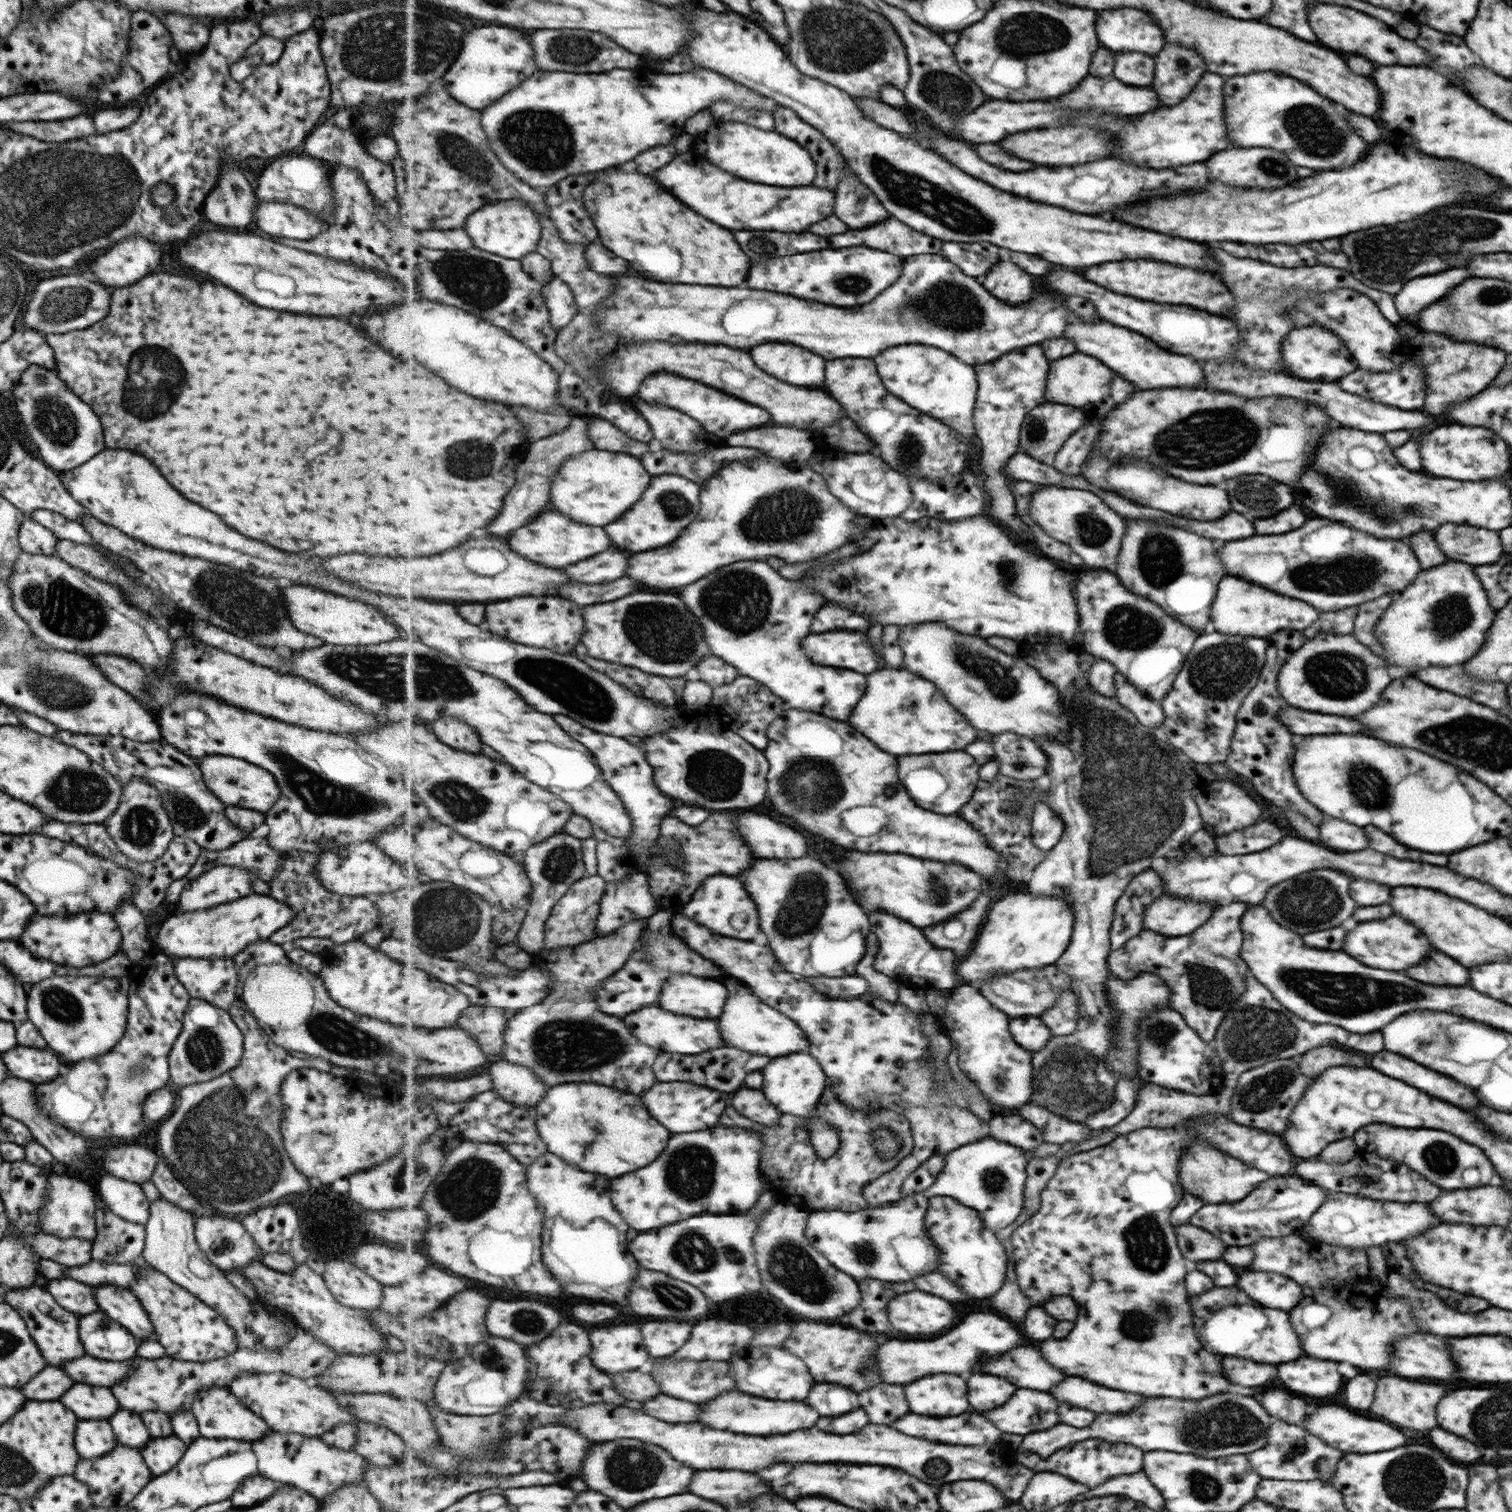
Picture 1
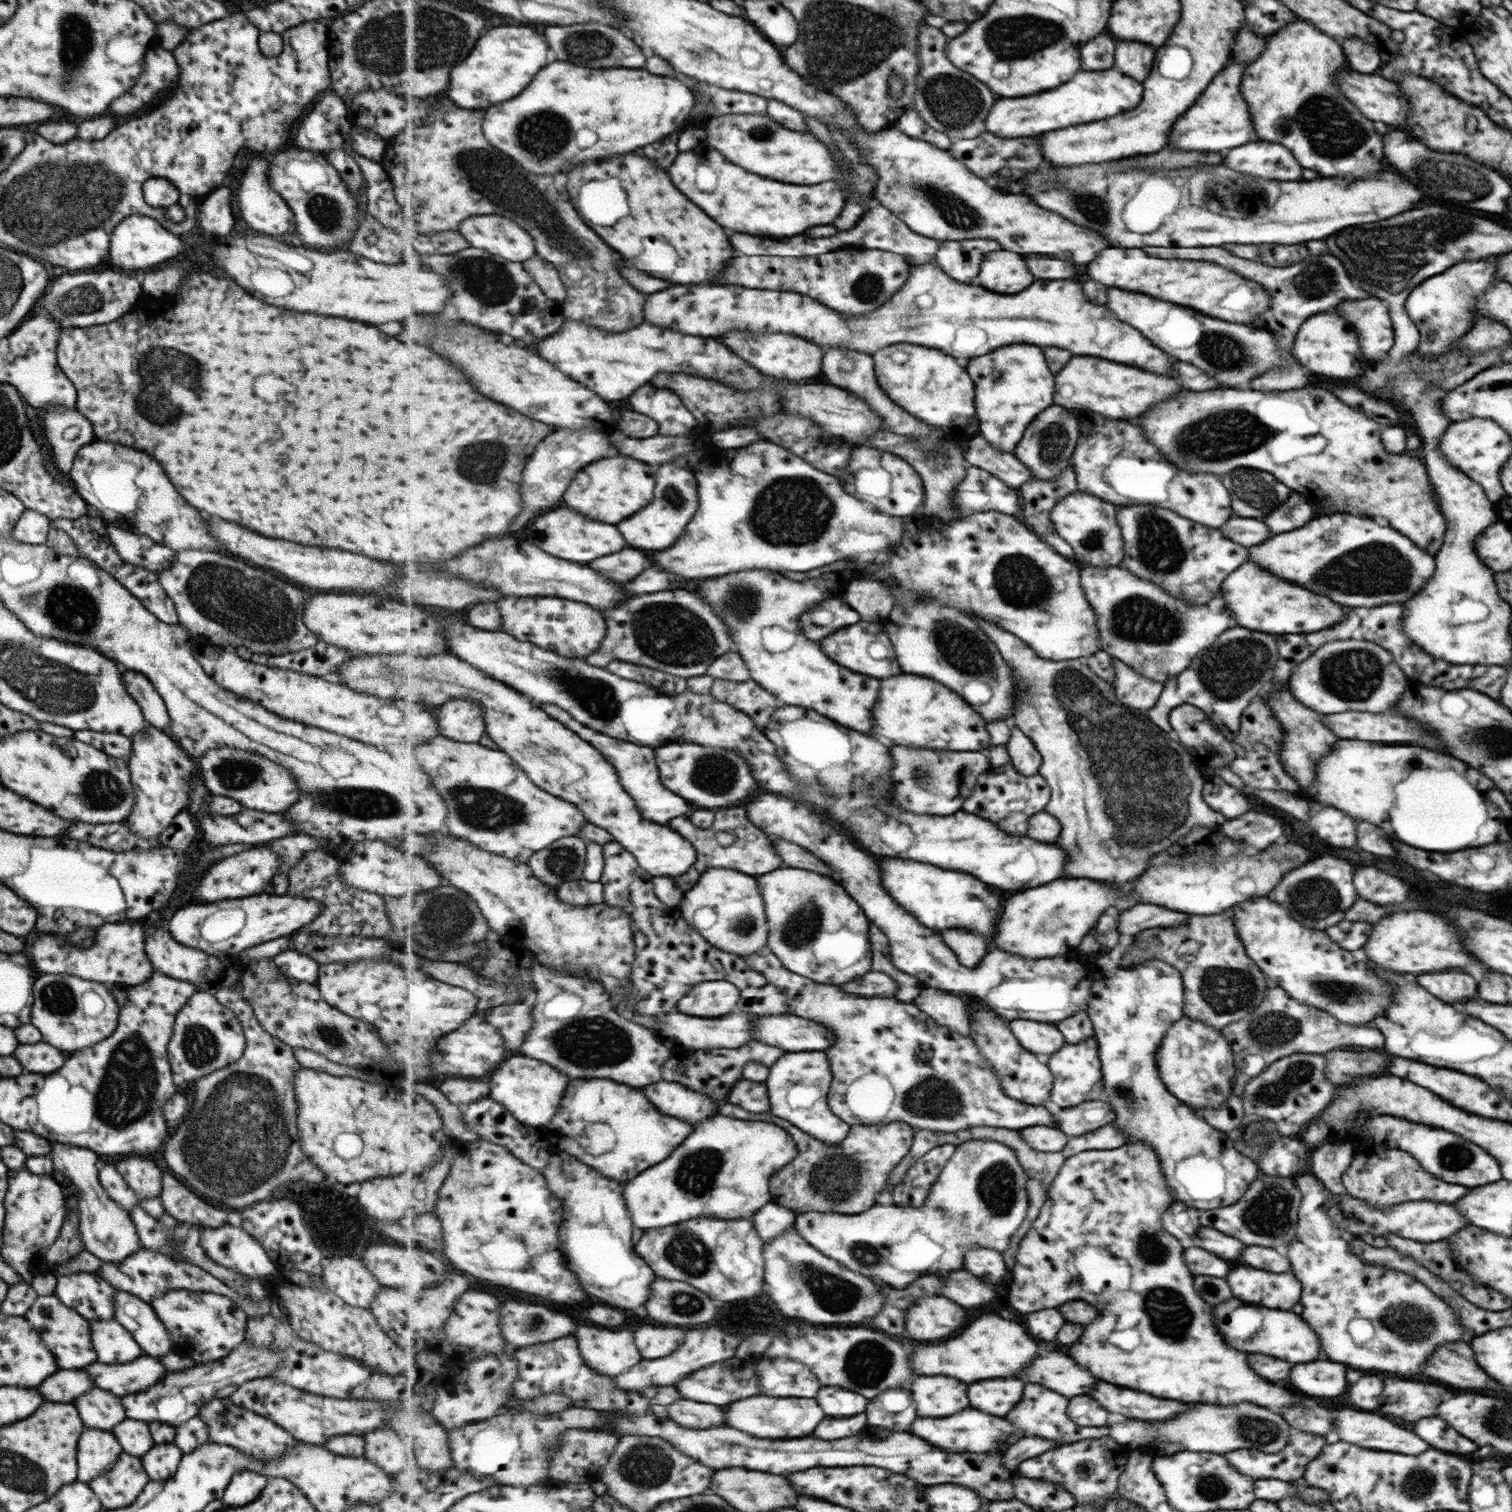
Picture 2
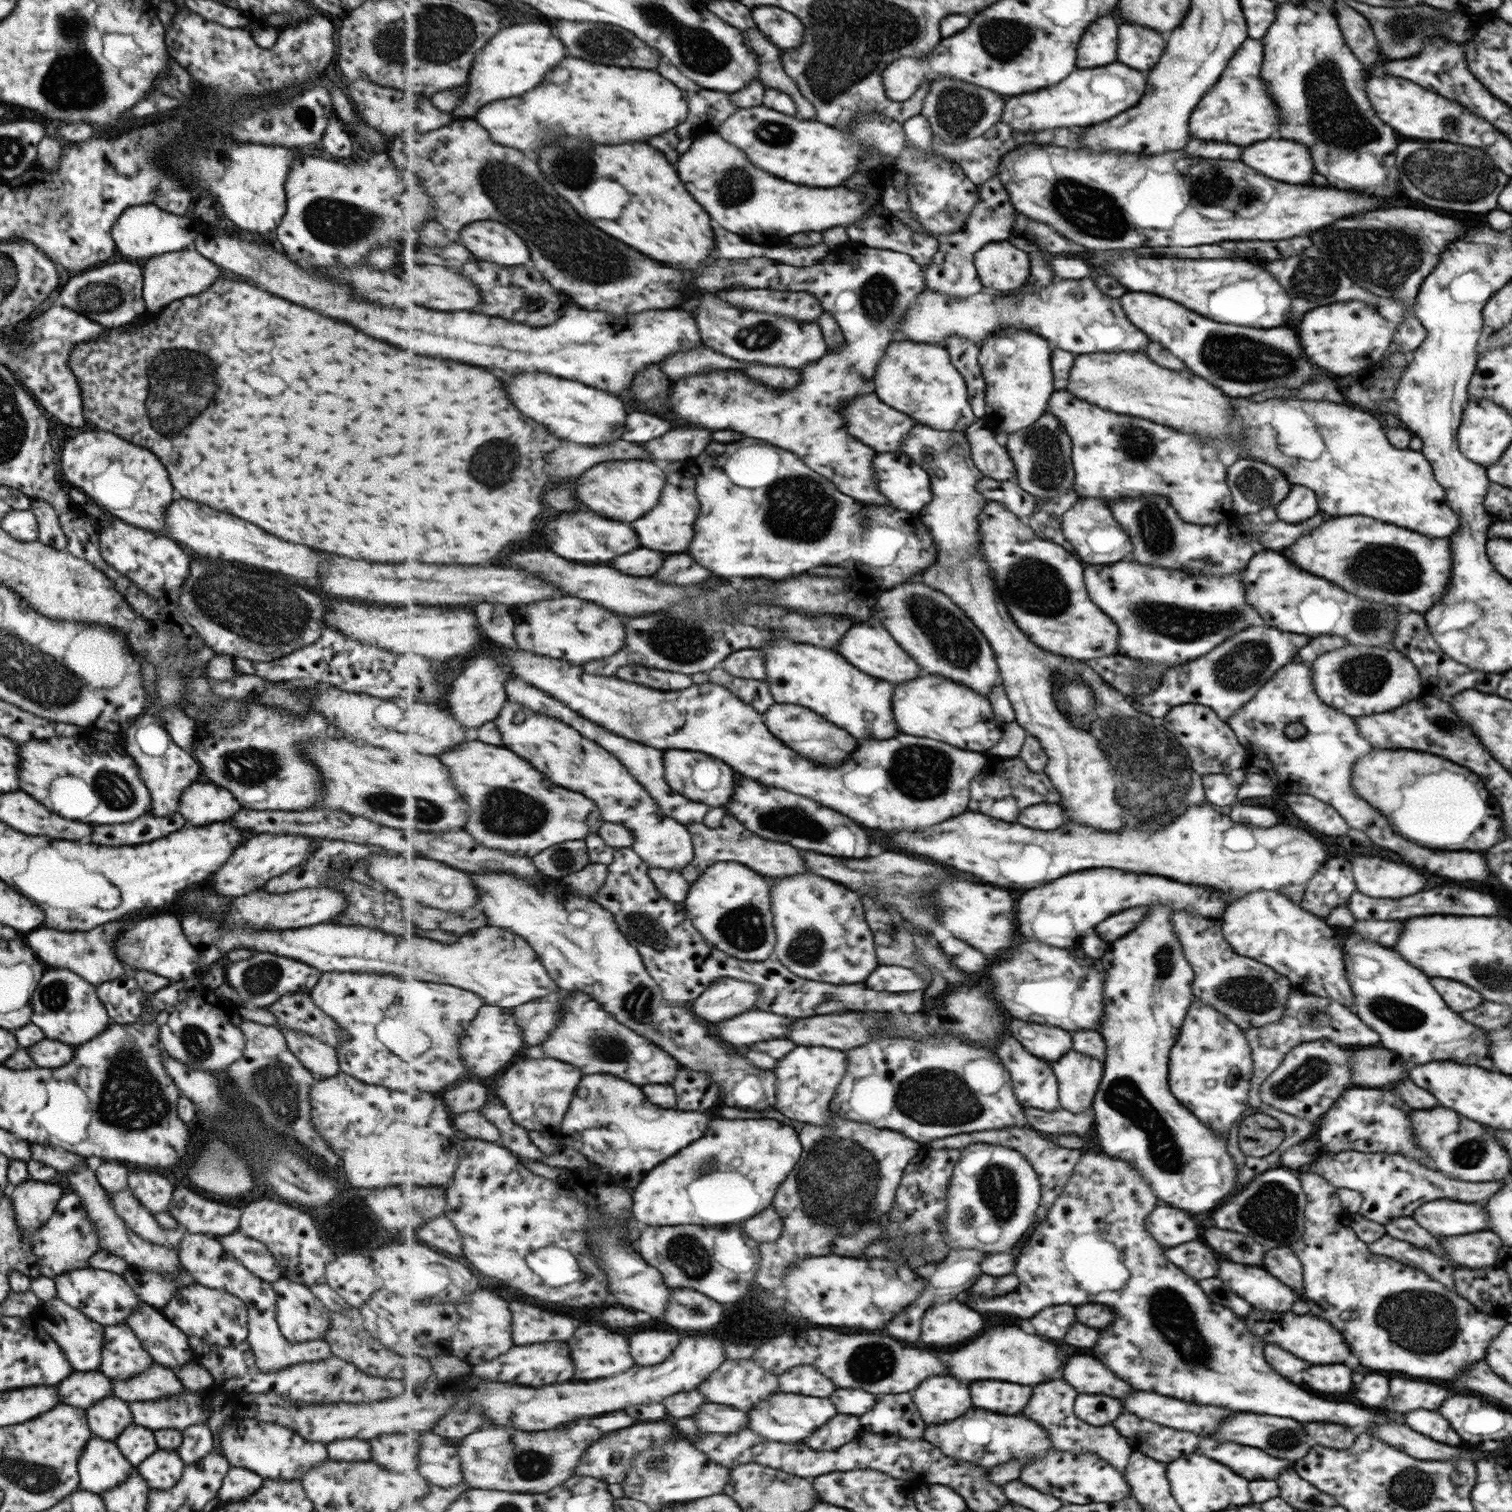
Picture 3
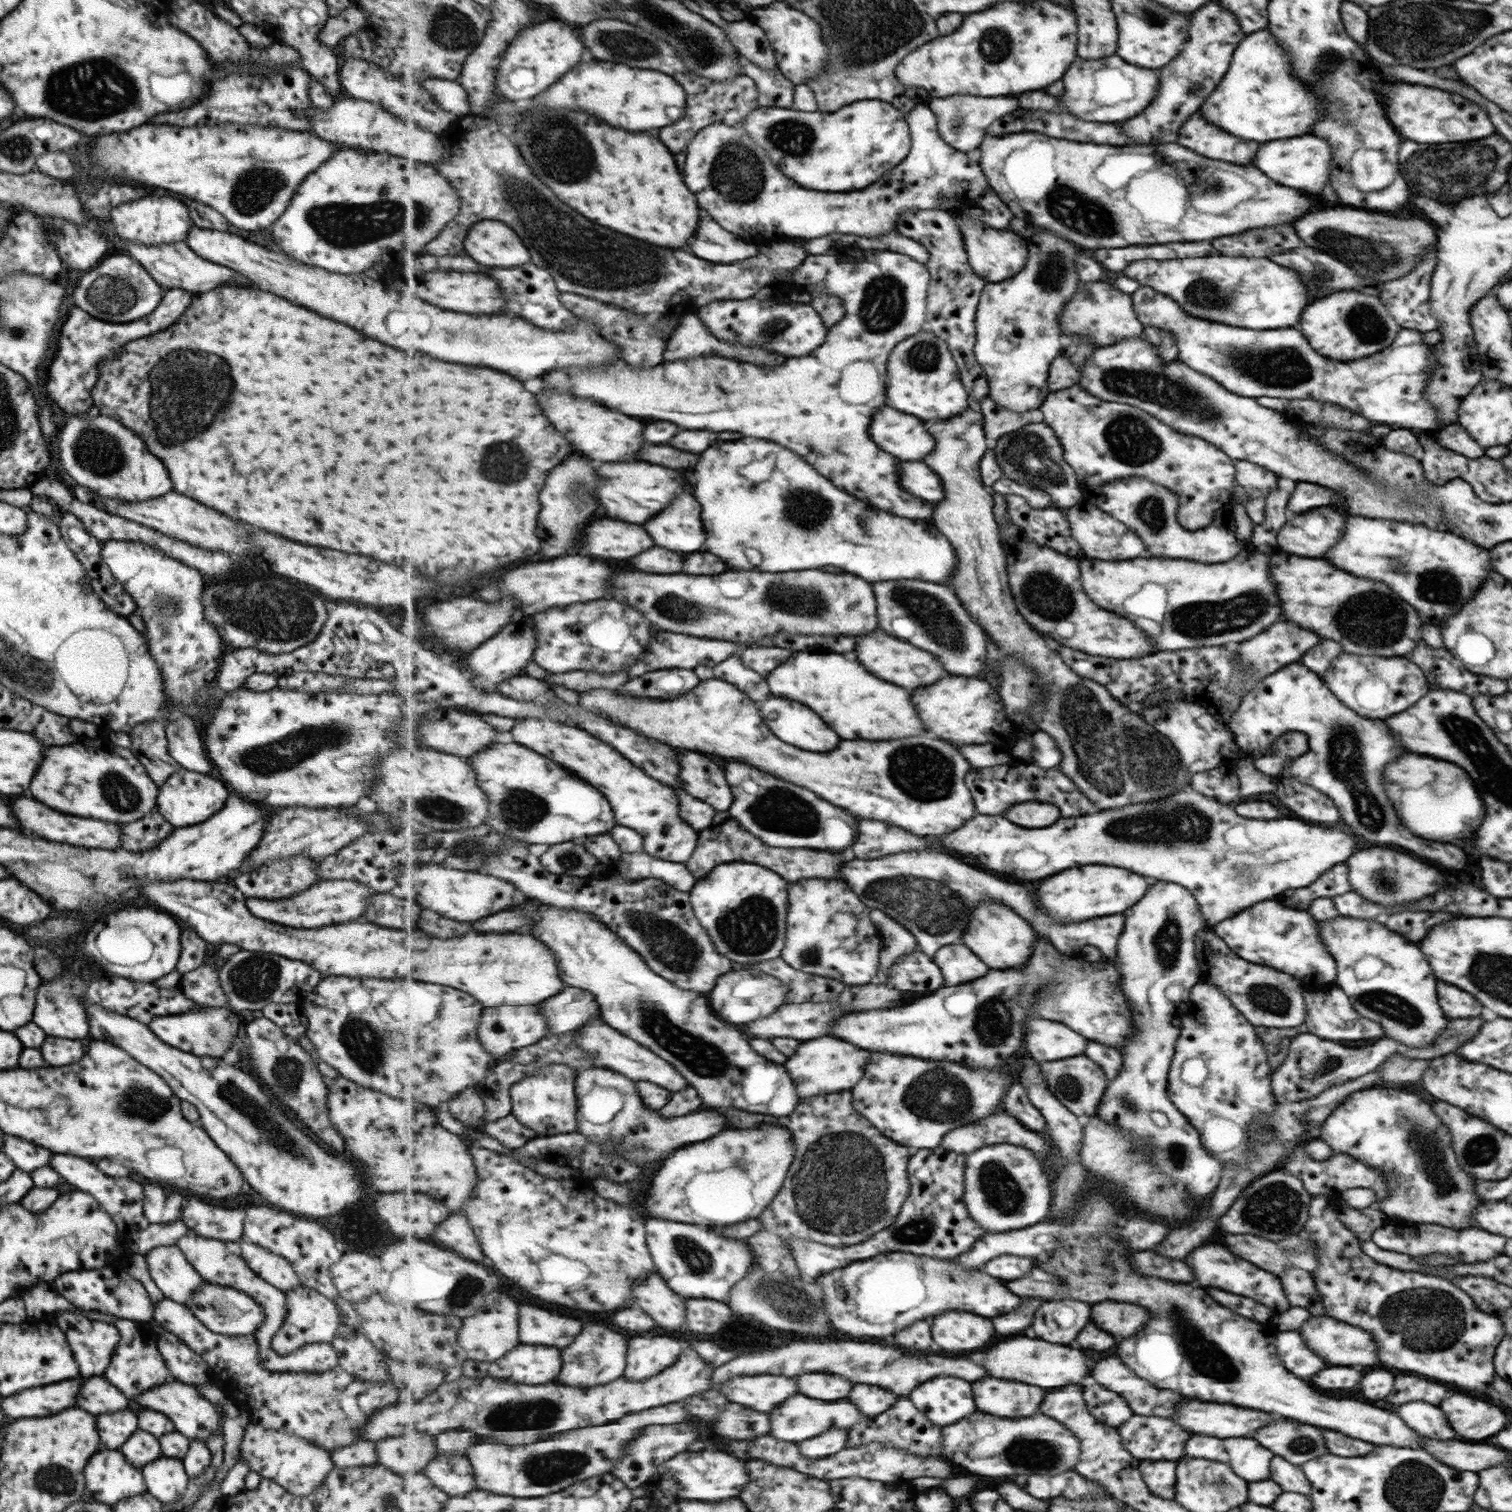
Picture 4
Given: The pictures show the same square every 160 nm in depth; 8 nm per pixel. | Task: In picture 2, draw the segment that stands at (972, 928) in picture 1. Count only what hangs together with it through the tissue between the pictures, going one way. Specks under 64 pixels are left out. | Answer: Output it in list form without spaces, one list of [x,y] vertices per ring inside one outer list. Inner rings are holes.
[[[947,929],[941,932],[944,941],[952,948],[960,963],[967,968],[979,966],[979,962],[989,953],[987,950],[987,940],[983,935],[967,929]]]

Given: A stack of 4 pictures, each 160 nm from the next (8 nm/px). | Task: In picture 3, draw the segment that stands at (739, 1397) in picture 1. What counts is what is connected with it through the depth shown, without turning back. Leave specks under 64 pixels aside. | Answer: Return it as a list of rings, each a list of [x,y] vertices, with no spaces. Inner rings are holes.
[[[775,1394],[765,1402],[759,1402],[751,1412],[751,1424],[749,1428],[765,1436],[767,1440],[777,1442],[801,1442],[809,1438],[819,1426],[829,1422],[833,1416],[837,1416],[837,1408],[829,1398],[815,1398],[815,1396],[801,1396],[801,1394]]]

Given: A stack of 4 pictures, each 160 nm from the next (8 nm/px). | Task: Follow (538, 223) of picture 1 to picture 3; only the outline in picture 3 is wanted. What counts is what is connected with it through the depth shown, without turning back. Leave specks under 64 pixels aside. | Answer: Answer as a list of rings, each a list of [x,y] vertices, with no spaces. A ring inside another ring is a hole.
[[[481,220],[469,224],[463,232],[463,244],[481,260],[509,264],[509,266],[528,265],[532,252],[525,240],[501,222]]]

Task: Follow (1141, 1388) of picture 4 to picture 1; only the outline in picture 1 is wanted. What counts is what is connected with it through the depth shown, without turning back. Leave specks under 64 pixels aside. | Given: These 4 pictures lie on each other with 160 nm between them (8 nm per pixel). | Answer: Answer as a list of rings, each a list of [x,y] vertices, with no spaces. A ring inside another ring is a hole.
[[[1015,1348],[1007,1352],[1007,1356],[987,1360],[981,1370],[995,1376],[1003,1376],[1019,1388],[1033,1388],[1043,1392],[1067,1378],[1065,1372],[1045,1362],[1041,1352],[1037,1352],[1035,1348]]]

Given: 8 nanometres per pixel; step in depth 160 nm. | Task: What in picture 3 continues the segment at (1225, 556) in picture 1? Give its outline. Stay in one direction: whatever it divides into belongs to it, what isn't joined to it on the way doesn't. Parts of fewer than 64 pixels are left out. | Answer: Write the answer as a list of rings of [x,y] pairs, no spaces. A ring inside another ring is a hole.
[[[1359,514],[1327,517],[1316,529],[1296,538],[1281,552],[1303,572],[1320,576],[1345,592],[1421,614],[1442,599],[1451,583],[1448,537],[1429,538]]]

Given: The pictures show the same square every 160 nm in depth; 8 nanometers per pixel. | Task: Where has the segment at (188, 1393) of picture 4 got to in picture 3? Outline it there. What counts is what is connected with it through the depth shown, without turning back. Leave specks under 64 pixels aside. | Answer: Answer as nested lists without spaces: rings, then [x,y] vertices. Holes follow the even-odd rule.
[[[155,1362],[148,1369],[123,1380],[111,1380],[113,1396],[123,1402],[155,1402],[185,1391],[174,1370]]]

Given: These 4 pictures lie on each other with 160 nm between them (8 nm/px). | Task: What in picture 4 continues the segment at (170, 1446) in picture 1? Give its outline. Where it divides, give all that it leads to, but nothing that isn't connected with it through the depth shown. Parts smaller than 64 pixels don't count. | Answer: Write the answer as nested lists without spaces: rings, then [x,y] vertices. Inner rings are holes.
[[[161,1455],[139,1469],[146,1491],[163,1505],[177,1501],[186,1489],[189,1478],[181,1459]]]

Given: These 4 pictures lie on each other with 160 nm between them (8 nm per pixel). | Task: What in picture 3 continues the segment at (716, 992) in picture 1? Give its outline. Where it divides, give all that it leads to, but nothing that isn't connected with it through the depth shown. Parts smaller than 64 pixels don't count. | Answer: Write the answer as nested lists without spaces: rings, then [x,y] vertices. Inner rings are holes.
[[[725,978],[711,983],[711,986],[698,996],[691,1007],[699,1016],[719,1022],[743,1012],[755,1010],[755,1002],[759,996],[758,984],[747,984],[741,980]]]

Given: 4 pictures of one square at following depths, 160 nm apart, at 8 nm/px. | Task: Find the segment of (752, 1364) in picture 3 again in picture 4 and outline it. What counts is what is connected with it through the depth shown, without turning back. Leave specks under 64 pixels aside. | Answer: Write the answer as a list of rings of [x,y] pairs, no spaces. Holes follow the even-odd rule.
[[[739,1375],[724,1382],[719,1391],[731,1403],[743,1404],[759,1412],[769,1412],[773,1408],[779,1408],[779,1404],[789,1396],[795,1396],[799,1392],[797,1384],[796,1377],[790,1376]]]

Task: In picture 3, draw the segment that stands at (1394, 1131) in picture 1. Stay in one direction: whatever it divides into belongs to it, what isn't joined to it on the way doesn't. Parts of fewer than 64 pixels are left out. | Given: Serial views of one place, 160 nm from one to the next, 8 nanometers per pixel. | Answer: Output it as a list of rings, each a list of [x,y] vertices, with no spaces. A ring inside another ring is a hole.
[[[1433,1108],[1433,1112],[1417,1112],[1409,1114],[1411,1129],[1417,1145],[1433,1162],[1433,1168],[1441,1172],[1447,1179],[1464,1182],[1487,1183],[1505,1180],[1511,1174],[1508,1154],[1499,1142],[1489,1134],[1493,1130],[1469,1120],[1447,1108]]]

